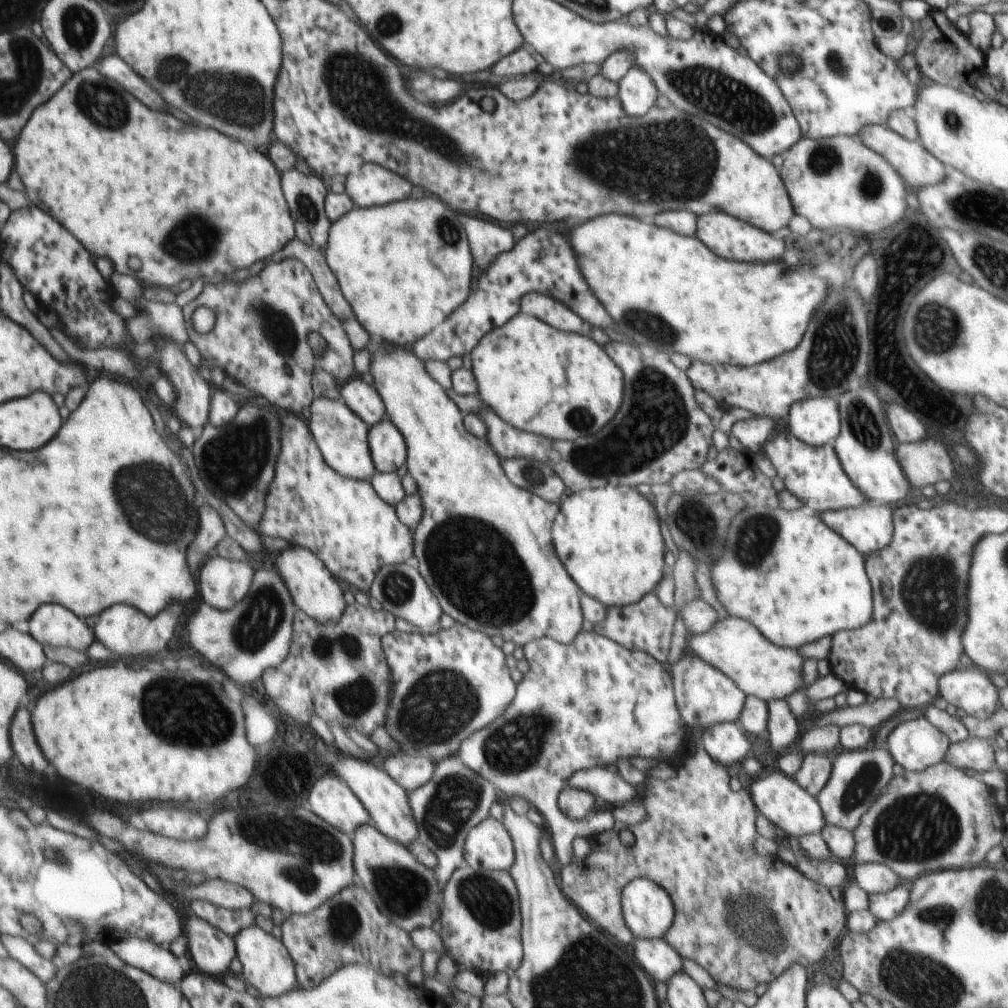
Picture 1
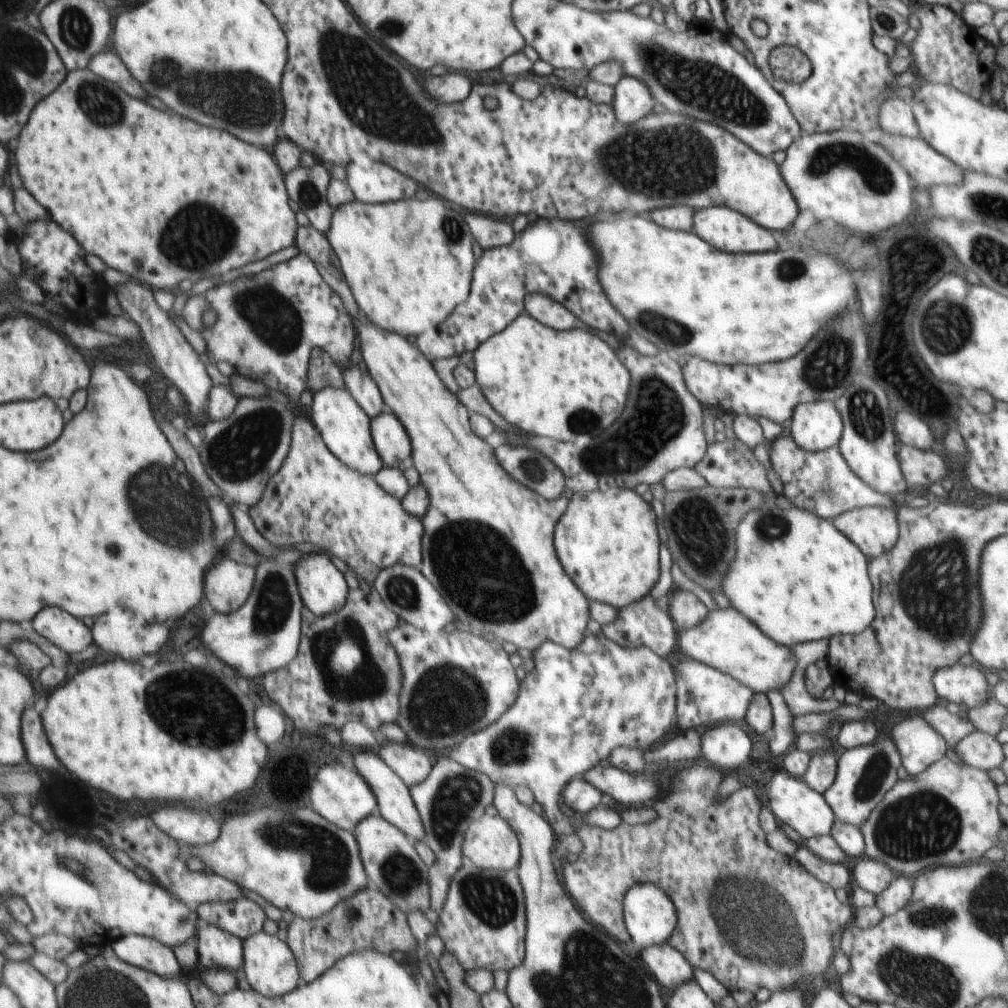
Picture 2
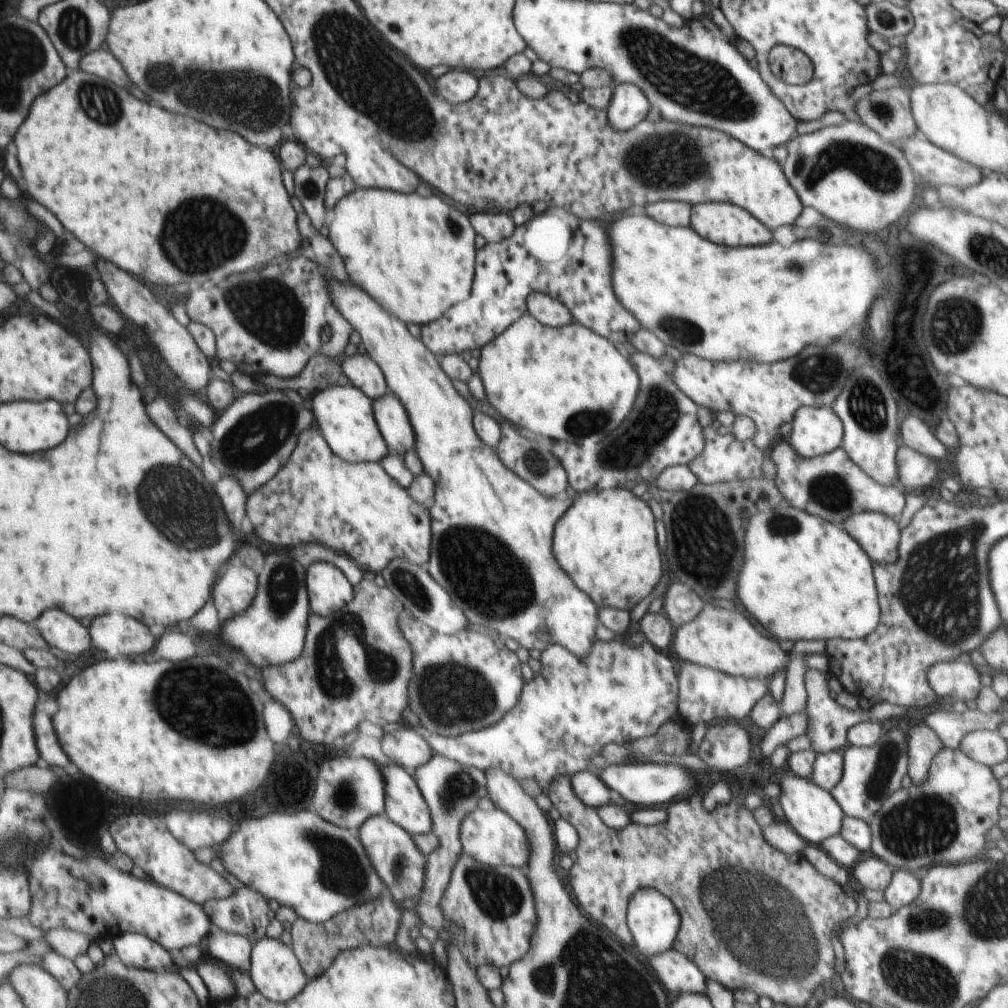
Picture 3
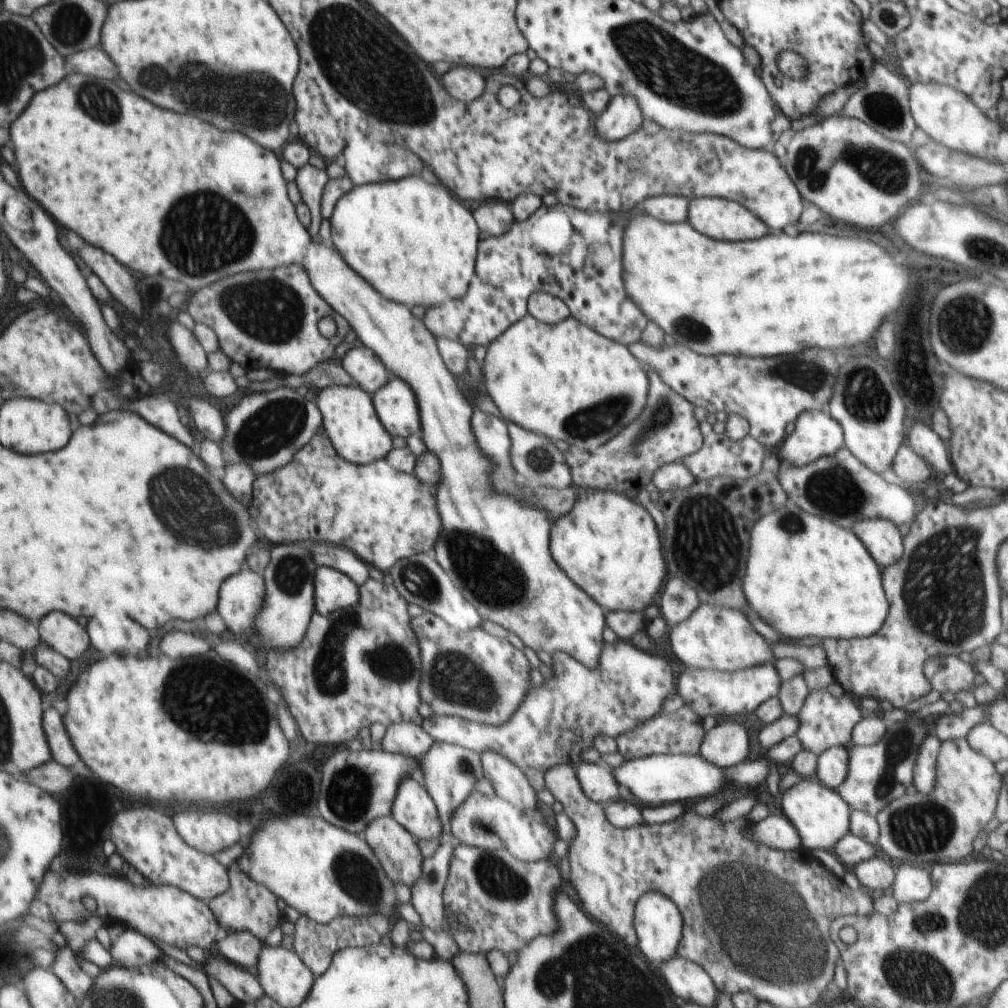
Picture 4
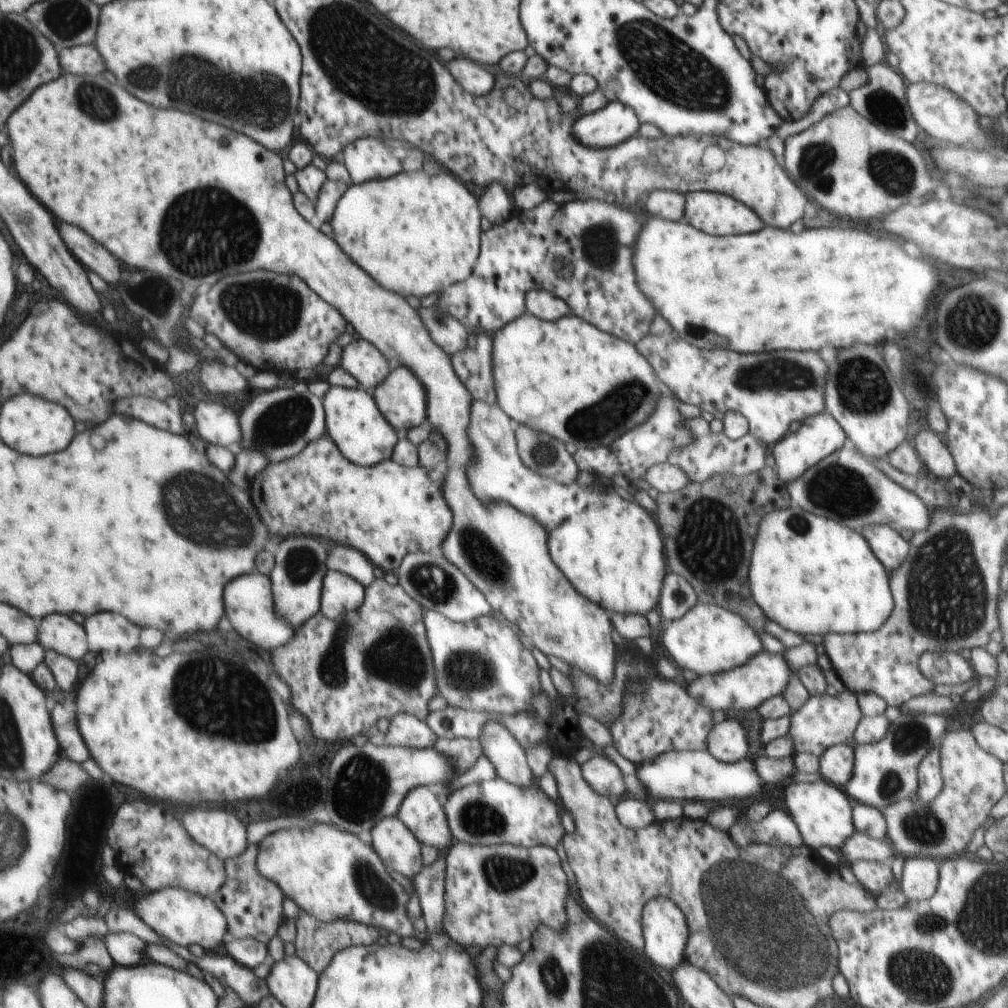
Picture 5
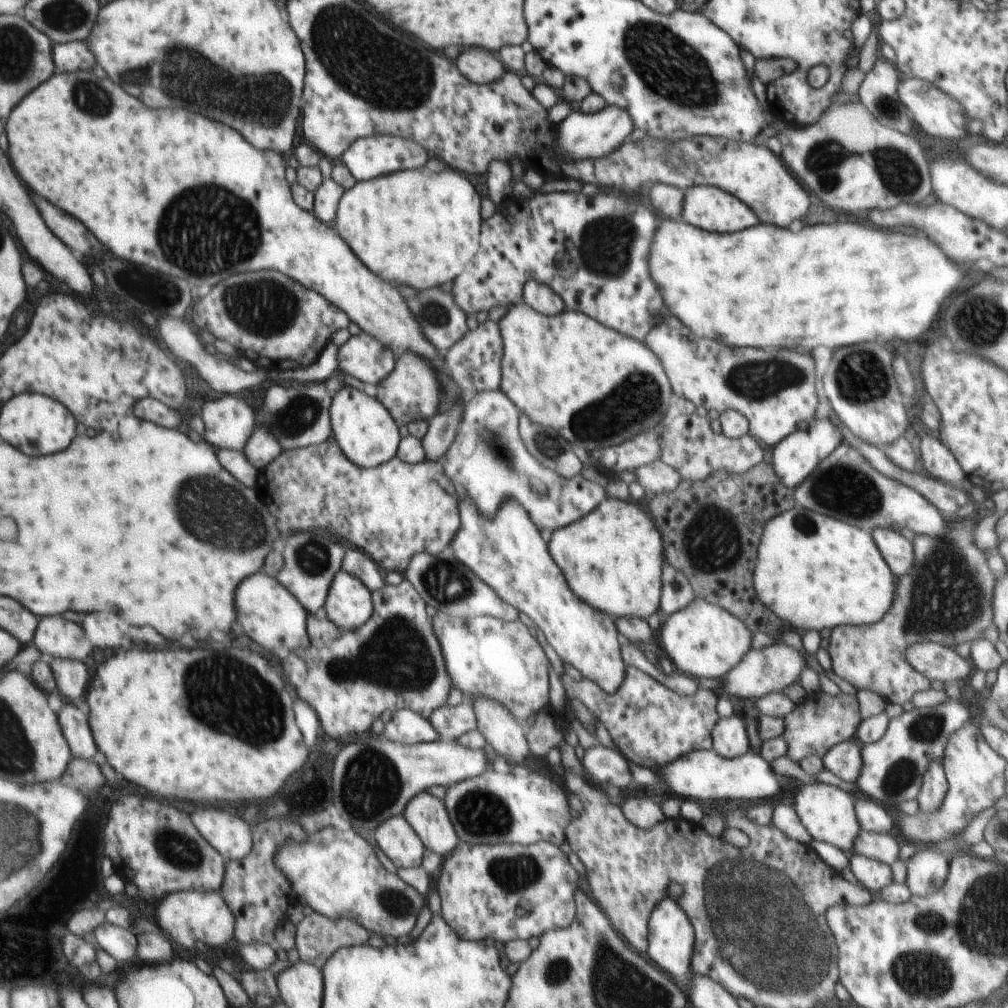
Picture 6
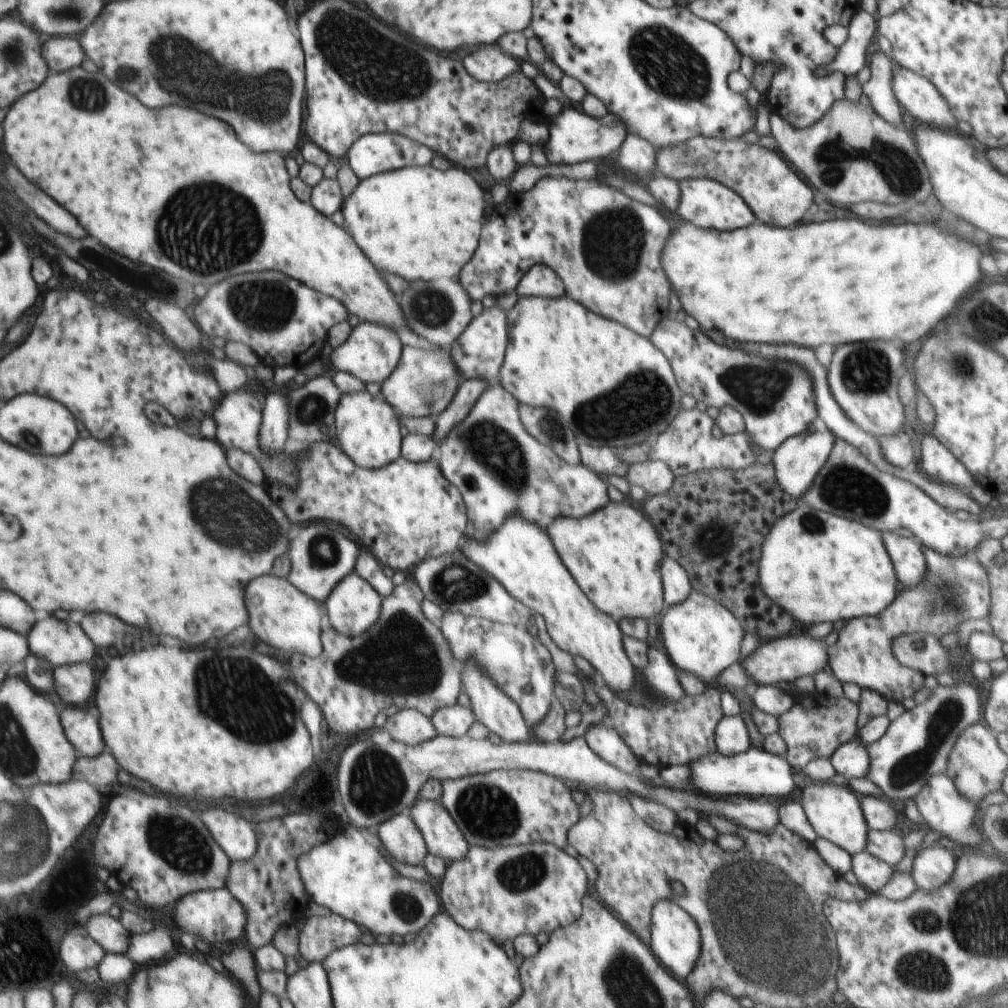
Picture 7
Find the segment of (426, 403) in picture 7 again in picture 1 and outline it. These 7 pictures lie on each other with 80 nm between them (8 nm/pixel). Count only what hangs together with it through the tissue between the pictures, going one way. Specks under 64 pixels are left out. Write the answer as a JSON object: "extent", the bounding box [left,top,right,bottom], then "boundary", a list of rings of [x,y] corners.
{"extent":[369,419,407,473],"boundary":[[[382,419],[369,429],[369,449],[375,470],[378,473],[401,473],[406,465],[407,446],[405,438],[398,432],[397,426],[388,419]]]}

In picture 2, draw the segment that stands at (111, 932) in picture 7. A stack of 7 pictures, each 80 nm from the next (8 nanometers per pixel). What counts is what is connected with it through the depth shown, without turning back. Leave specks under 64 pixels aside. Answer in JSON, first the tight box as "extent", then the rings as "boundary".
{"extent":[111,935,182,977],"boundary":[[[144,935],[116,936],[111,940],[116,956],[128,964],[161,977],[182,977],[182,966],[174,951]]]}

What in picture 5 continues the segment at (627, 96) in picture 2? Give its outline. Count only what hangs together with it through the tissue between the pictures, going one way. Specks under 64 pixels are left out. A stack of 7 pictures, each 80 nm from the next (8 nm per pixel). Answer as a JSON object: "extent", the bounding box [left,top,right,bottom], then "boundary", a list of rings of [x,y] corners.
{"extent":[573,101,640,147],"boundary":[[[609,101],[602,110],[583,114],[573,126],[573,133],[589,147],[613,147],[636,135],[640,125],[627,104]]]}

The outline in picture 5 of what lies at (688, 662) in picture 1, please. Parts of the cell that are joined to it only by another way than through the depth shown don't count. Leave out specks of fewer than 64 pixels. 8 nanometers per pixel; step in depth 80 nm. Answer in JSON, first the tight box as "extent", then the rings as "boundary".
{"extent":[685,650,794,712],"boundary":[[[763,650],[738,668],[724,673],[698,675],[695,680],[690,681],[685,690],[700,703],[700,706],[712,712],[732,710],[732,708],[734,710],[756,710],[765,700],[782,695],[793,675],[794,672],[786,664],[783,654]]]}

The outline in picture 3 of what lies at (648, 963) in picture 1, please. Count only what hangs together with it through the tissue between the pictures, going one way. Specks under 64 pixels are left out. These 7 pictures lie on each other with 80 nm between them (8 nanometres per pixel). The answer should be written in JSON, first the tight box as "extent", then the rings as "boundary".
{"extent":[650,947,707,996],"boundary":[[[673,947],[650,957],[650,964],[668,993],[675,996],[692,992],[707,994],[703,972],[688,956]]]}

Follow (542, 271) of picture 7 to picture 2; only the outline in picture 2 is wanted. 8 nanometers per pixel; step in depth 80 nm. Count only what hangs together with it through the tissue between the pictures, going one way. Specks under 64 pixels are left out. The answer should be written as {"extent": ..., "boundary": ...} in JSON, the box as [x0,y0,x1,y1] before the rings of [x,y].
{"extent":[524,293,584,331],"boundary":[[[530,293],[525,296],[524,312],[544,326],[559,331],[569,331],[584,327],[581,320],[572,314],[562,303],[556,302],[547,294]]]}

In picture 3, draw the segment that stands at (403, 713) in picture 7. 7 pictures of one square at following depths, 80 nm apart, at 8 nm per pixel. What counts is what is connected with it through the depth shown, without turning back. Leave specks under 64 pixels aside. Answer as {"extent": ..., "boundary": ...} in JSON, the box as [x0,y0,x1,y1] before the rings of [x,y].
{"extent":[381,726,433,774],"boundary":[[[403,726],[401,730],[386,733],[381,740],[381,752],[392,762],[409,770],[410,774],[425,765],[433,756],[430,744],[417,728]]]}

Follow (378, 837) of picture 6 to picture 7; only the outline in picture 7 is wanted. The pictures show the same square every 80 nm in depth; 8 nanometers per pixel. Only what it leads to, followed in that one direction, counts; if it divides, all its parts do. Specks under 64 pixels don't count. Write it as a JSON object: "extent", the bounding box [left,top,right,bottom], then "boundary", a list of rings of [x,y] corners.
{"extent":[377,812,427,864],"boundary":[[[409,812],[392,815],[377,827],[377,833],[381,844],[398,862],[423,864],[427,846]]]}

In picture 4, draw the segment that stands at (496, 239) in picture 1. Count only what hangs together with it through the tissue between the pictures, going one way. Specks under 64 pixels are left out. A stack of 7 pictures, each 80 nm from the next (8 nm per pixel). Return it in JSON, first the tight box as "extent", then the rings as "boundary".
{"extent":[473,200,515,237],"boundary":[[[489,200],[473,212],[479,232],[487,237],[499,237],[507,233],[515,221],[512,205],[504,201]]]}

